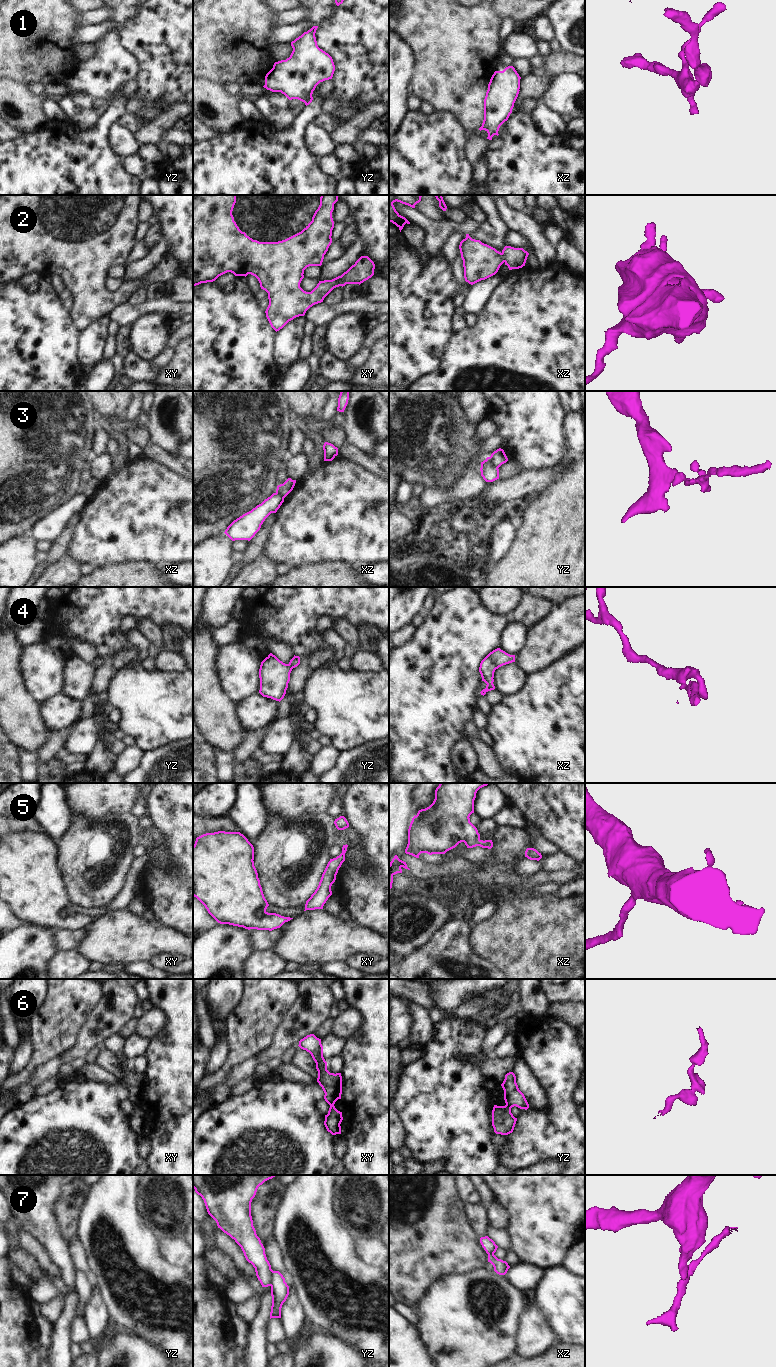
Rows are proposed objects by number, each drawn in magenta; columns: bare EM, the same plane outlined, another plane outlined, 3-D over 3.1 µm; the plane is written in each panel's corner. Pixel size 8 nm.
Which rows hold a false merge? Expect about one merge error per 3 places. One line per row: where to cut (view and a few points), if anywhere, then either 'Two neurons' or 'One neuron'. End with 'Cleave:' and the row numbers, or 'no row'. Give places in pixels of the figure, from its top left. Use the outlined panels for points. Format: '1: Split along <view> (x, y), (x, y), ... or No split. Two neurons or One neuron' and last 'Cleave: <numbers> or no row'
1: No split. One neuron
2: No split. One neuron
3: Split along yz (489, 457), (497, 468). Two neurons
4: No split. One neuron
5: No split. One neuron
6: Split along yz (506, 1104), (510, 1108). Two neurons
7: Split along yz (273, 1271), (269, 1285). Two neurons
Cleave: 3, 6, 7.

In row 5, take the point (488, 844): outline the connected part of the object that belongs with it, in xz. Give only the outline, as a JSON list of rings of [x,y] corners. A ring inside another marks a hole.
[[[440,783],[435,790],[435,799],[433,803],[418,811],[417,815],[412,818],[408,829],[408,844],[405,853],[419,858],[421,853],[445,854],[447,851],[455,848],[459,843],[464,842],[467,848],[480,846],[491,849],[492,840],[481,840],[477,828],[470,822],[470,815],[474,813],[474,800],[477,791],[490,783]]]

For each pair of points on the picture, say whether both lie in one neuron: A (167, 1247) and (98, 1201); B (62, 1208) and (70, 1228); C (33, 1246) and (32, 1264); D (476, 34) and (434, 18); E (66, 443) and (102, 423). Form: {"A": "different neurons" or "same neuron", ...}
{"A": "different neurons", "B": "same neuron", "C": "different neurons", "D": "same neuron", "E": "different neurons"}

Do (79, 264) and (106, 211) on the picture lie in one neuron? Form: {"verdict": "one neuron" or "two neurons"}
{"verdict": "one neuron"}

